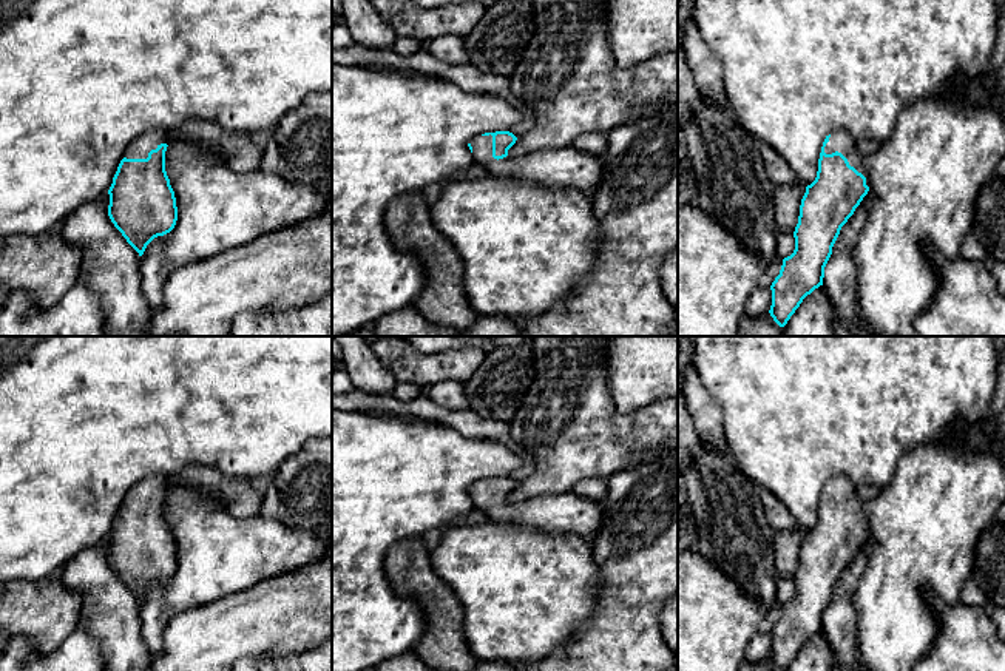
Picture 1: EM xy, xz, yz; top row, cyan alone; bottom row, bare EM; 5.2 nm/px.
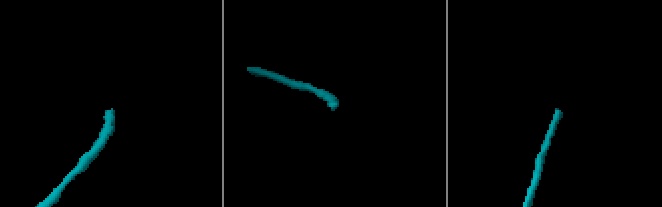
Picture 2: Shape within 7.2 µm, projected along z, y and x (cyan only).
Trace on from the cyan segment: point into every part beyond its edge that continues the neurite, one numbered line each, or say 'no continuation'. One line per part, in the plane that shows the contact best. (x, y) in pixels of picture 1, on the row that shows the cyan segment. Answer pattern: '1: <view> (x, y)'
1: yz (840, 141)

